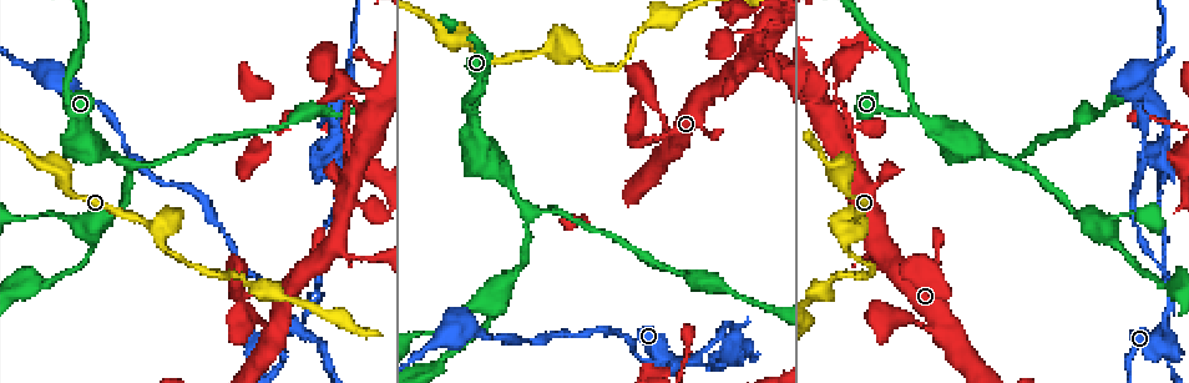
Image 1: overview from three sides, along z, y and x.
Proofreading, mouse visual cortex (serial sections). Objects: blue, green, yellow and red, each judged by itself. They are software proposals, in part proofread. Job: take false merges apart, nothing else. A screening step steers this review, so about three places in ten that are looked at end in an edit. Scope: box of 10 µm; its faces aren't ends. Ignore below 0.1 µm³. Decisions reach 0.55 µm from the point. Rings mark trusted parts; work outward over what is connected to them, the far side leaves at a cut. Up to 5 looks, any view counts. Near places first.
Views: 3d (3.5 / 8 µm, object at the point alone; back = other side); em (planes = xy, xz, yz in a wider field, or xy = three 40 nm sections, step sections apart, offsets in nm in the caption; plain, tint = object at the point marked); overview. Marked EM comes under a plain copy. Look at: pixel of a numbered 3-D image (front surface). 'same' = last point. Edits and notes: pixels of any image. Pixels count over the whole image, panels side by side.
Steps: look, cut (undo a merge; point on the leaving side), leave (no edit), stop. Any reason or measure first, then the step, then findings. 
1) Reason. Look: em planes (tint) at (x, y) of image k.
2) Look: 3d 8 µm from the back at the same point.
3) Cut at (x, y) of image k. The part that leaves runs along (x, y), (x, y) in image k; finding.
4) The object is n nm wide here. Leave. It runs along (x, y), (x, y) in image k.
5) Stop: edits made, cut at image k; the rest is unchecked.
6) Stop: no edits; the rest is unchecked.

Thin arm on a thick one. Look: 3d 3.5 µm at (1168, 328) of image 1.

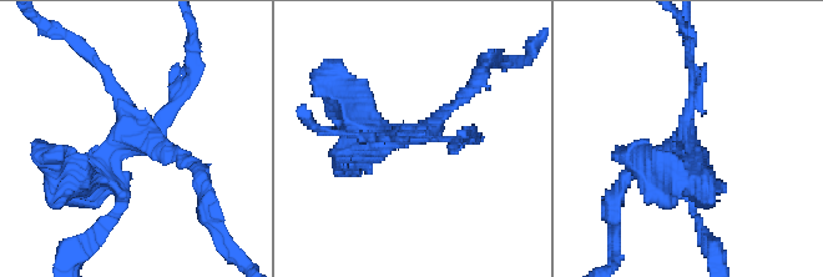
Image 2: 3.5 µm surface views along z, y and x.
4 arms meet here; the arms are 100, 100, 150, 400 nm wide; need the tissue. Look: em xy step 1 (tint) at (684, 137) of image 2.

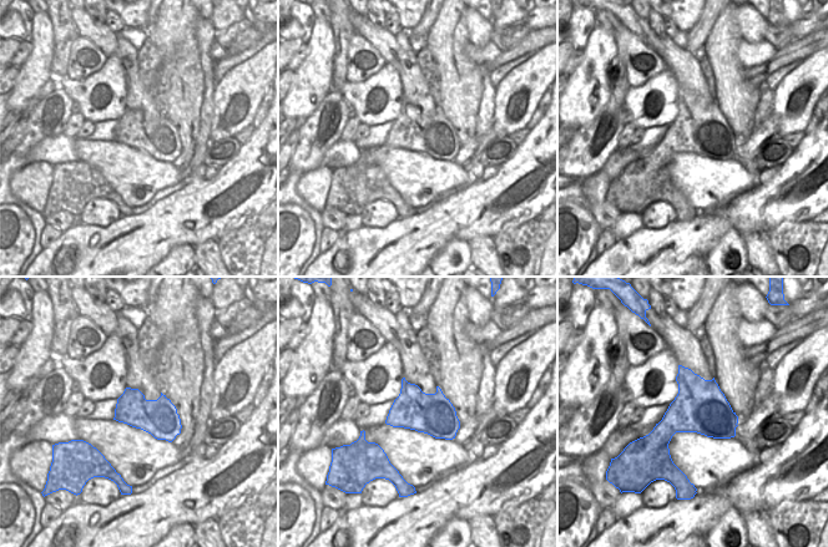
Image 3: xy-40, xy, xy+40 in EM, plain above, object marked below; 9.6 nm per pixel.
Cut at (114, 91) of image 2. The part that leaves runs along (127, 131), (120, 90), (62, 36) in image 2; two cells meet here.

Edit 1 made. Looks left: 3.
Look: overview.

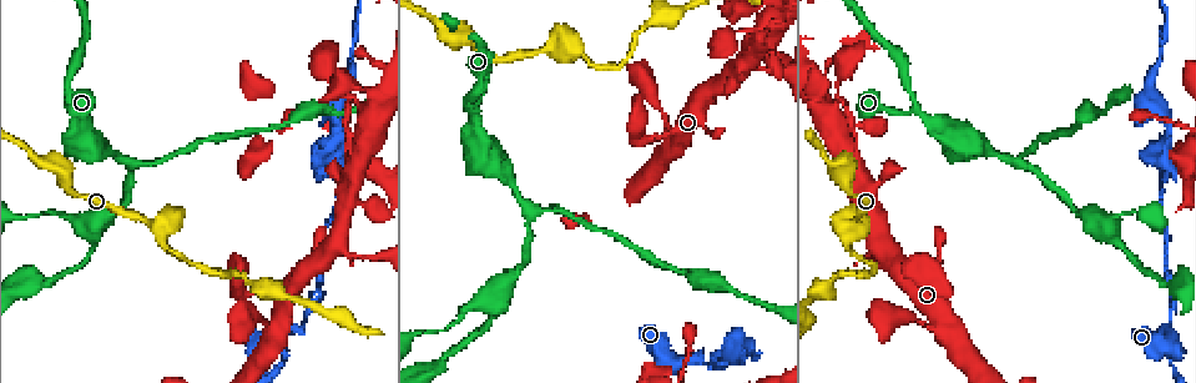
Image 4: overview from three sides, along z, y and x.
Sudden change in width. Look: 3d 3.5 µm at (152, 225) of image 4.

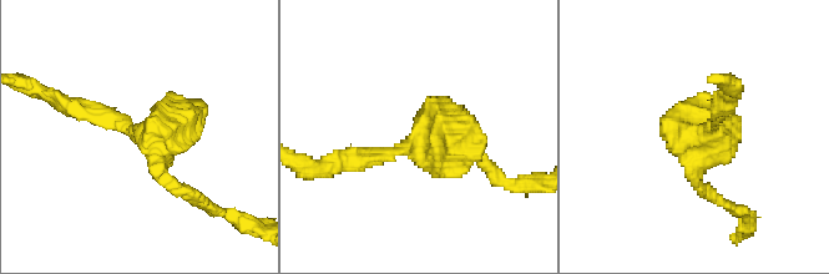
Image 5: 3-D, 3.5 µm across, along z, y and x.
Look: em planes (tint) at (135, 131) of image 5.

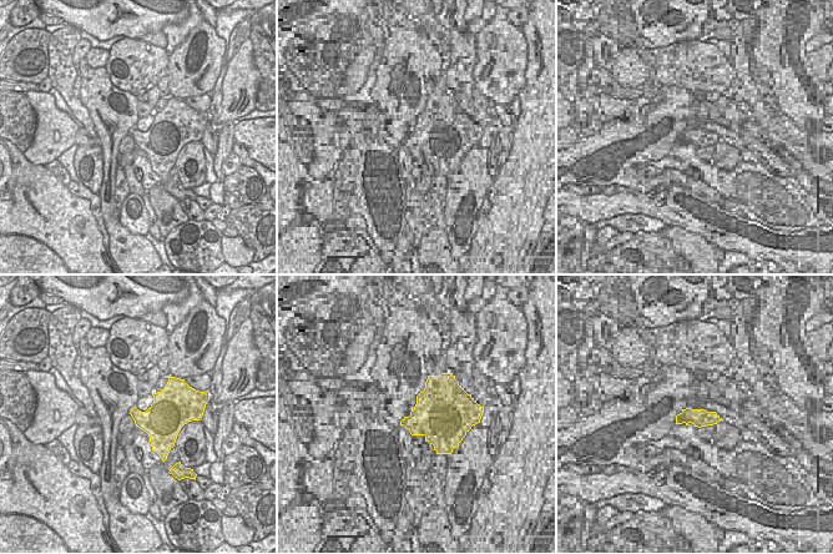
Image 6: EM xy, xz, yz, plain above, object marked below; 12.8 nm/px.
Leave. It runs along (61, 101), (150, 136), (181, 189) in image 5; one cell here.

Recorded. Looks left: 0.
Stop: edits made, cut at image 2; the rest is unchecked.

